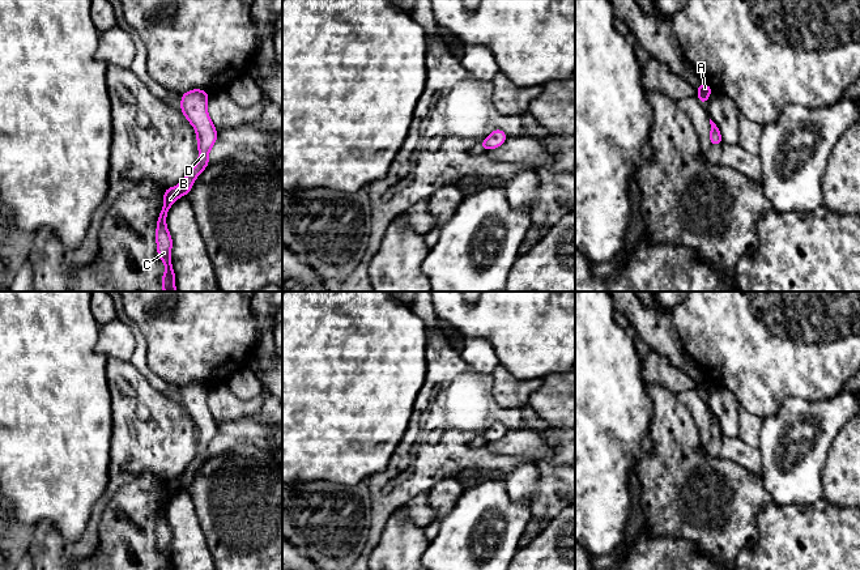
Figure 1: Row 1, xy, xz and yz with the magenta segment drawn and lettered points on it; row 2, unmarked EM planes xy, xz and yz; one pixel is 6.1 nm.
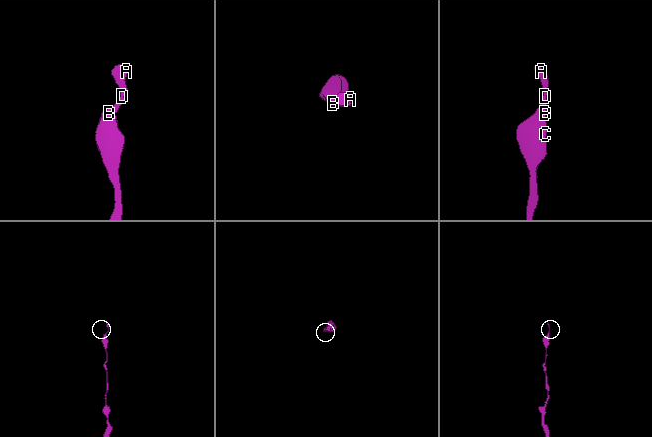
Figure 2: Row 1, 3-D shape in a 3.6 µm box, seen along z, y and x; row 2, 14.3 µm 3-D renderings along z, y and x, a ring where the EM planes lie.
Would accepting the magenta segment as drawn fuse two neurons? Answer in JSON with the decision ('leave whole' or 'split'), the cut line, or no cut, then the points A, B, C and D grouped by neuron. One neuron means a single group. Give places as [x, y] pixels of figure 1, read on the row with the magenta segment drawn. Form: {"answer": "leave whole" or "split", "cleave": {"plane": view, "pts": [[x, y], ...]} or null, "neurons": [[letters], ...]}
{"answer": "leave whole", "cleave": null, "neurons": [["A", "B", "C", "D"]]}

